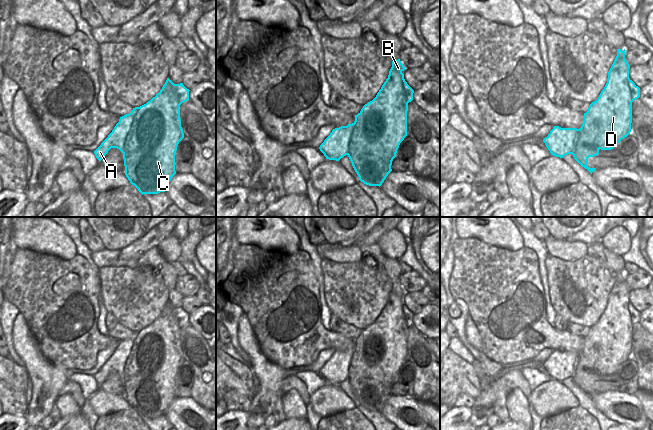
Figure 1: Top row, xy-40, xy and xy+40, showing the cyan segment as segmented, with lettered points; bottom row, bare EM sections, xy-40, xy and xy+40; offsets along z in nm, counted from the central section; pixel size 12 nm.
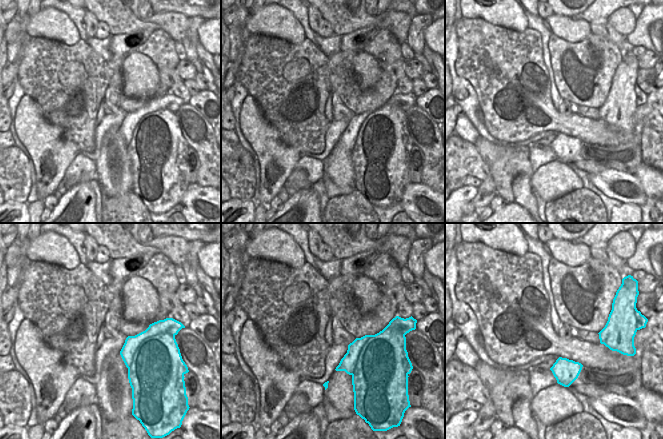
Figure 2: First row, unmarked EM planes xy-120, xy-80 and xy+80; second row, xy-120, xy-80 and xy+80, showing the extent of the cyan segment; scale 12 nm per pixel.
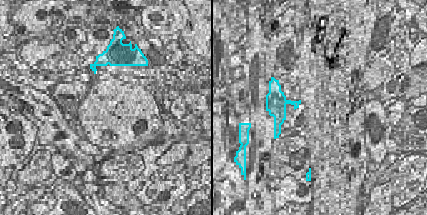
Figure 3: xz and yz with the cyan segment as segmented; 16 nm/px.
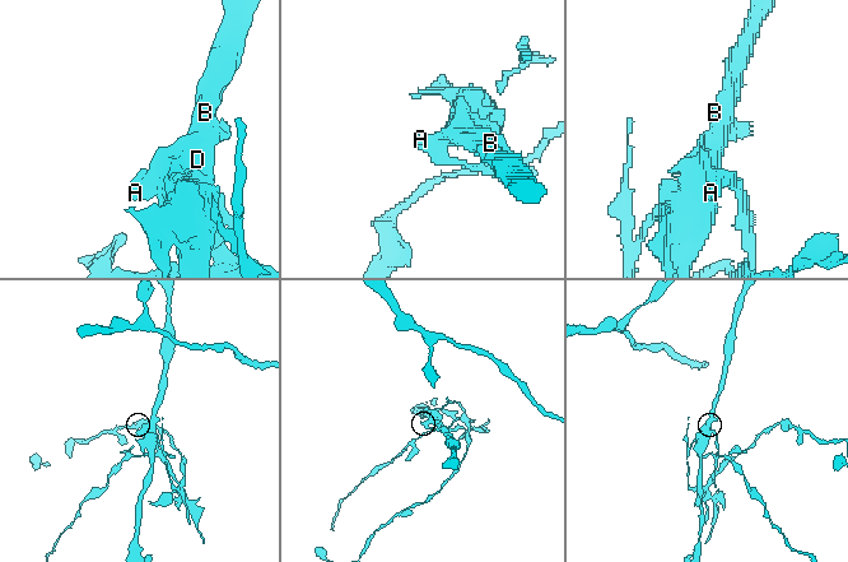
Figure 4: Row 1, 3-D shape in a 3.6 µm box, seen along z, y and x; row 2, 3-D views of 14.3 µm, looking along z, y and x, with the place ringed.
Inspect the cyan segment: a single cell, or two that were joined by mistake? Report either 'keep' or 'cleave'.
cleave

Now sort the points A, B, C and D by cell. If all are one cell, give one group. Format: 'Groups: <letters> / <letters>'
Groups: A / B C D

